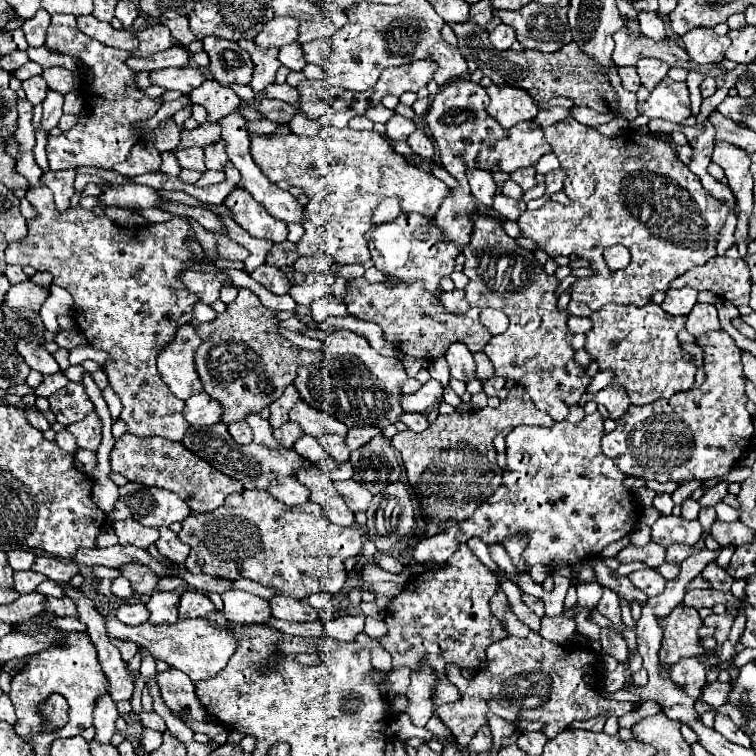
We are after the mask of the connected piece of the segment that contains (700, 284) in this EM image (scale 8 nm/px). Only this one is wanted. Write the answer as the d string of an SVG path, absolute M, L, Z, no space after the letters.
M714 258L710 264L690 268L682 276L678 276L670 290L694 288L698 292L708 290L734 306L748 304L750 300L750 272L746 272L746 262L742 258Z

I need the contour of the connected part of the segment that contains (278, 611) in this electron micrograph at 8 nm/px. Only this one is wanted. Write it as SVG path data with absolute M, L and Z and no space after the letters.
M274 596L270 600L272 616L288 622L312 622L318 620L318 610L314 610L306 600L294 600L288 596Z

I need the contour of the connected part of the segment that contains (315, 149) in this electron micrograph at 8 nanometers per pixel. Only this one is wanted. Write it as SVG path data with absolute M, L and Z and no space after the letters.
M330 126L330 132L322 130L314 138L296 136L296 134L274 136L274 138L252 134L250 138L252 138L252 158L260 166L260 170L272 182L288 180L292 186L302 188L304 194L309 198L309 202L304 206L305 219L302 222L306 234L298 242L300 256L328 252L336 258L338 264L356 264L356 262L364 264L368 260L366 232L372 226L372 212L380 200L384 200L388 196L398 196L402 200L402 212L420 212L420 214L432 218L438 212L442 200L446 198L446 192L450 192L450 188L444 182L440 182L438 178L434 178L430 172L424 172L424 170L408 164L406 158L396 154L392 150L392 146L388 144L388 140L374 130L358 132L358 130L350 130L350 128L338 130L338 128Z

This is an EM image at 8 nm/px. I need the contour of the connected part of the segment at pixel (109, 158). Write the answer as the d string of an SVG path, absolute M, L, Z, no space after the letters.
M62 14L52 16L52 24L46 36L46 46L78 58L86 66L86 85L83 86L82 97L88 108L88 114L80 116L78 124L68 132L62 132L60 136L48 136L46 154L48 154L50 170L66 170L66 168L78 168L78 166L112 168L114 164L126 160L132 146L138 144L140 140L136 136L136 124L152 118L162 106L160 98L146 98L144 90L136 86L136 70L128 68L126 58L152 56L156 52L178 46L178 40L174 40L168 28L164 28L162 24L148 26L140 32L134 32L134 36L140 42L138 50L124 52L106 44L100 44L98 40L82 34L76 26L74 16L62 16Z

